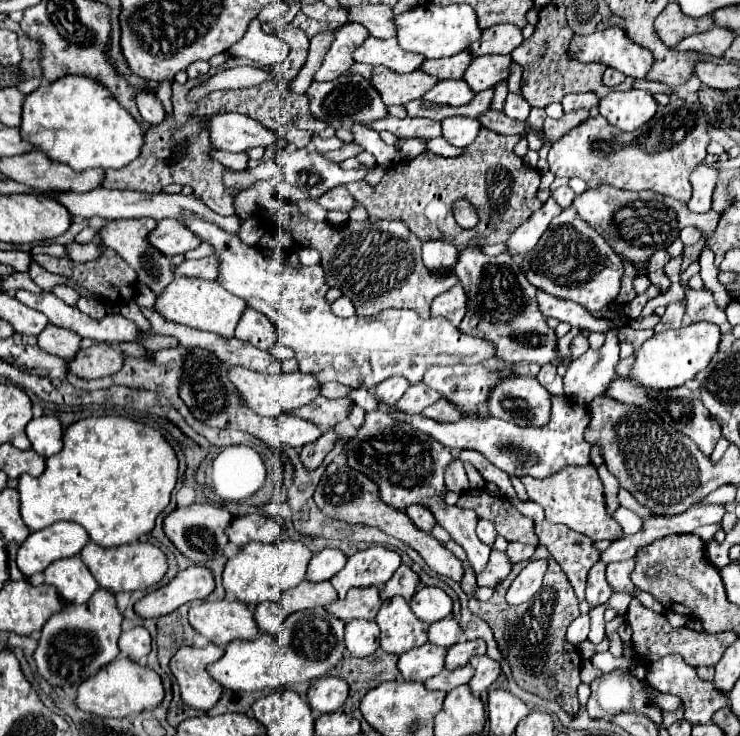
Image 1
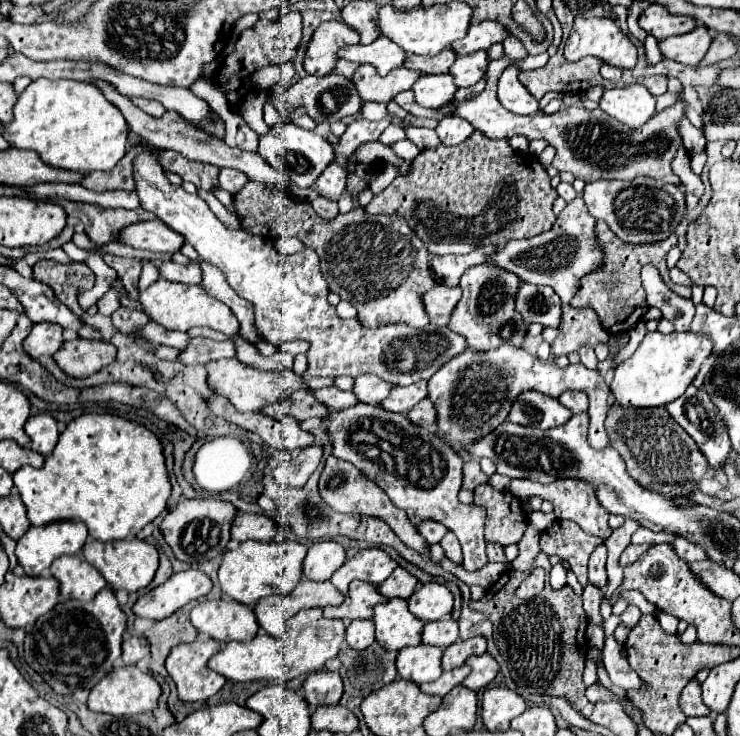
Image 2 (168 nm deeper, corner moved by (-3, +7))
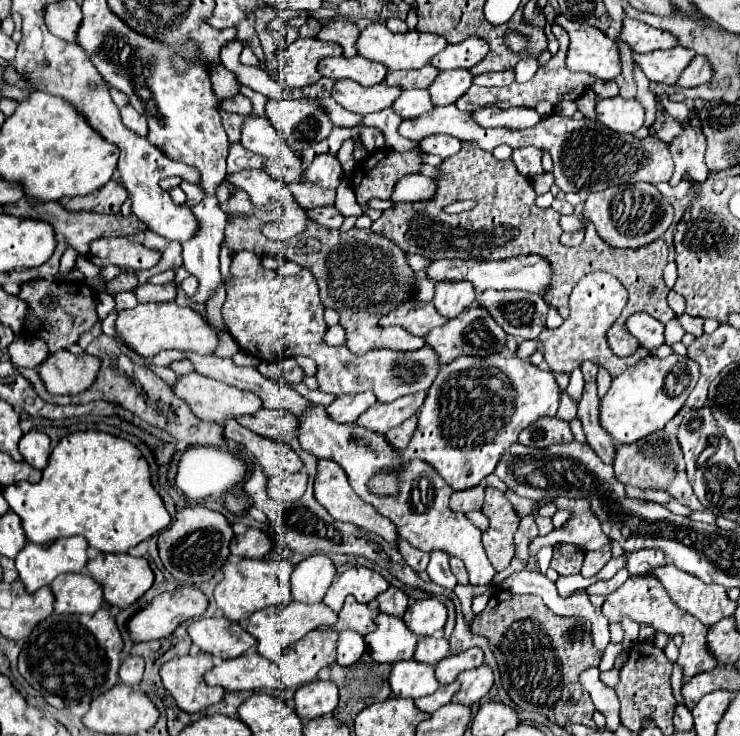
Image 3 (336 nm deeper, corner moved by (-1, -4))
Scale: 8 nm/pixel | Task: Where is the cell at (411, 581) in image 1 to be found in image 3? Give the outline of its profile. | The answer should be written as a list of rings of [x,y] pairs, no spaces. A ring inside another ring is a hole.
[[[390,586],[390,588],[388,588],[384,594],[380,594],[376,600],[378,600],[380,612],[392,614],[392,616],[398,616],[398,618],[402,618],[402,614],[404,614],[406,608],[408,608],[408,596],[406,596],[400,588],[394,588],[394,586]]]

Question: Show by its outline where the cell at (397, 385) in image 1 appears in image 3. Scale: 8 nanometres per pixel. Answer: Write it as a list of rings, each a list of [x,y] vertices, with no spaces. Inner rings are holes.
[[[360,392],[354,396],[342,396],[336,398],[326,406],[328,418],[340,424],[354,424],[354,420],[374,404],[374,392]]]

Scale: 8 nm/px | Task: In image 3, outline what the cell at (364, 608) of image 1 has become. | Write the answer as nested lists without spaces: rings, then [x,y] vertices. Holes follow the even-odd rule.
[[[348,596],[344,602],[344,608],[338,614],[338,622],[332,626],[332,630],[336,630],[336,632],[354,630],[354,632],[360,632],[362,636],[366,636],[366,634],[374,632],[376,616],[378,616],[378,608],[374,608],[370,604],[360,604],[352,596]]]

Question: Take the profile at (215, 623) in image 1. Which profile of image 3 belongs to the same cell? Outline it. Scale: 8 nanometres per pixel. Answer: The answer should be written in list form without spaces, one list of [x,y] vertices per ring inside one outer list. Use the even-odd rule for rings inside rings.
[[[224,616],[198,618],[190,622],[188,634],[202,652],[218,656],[222,660],[238,658],[256,646],[254,636],[250,636],[240,624],[234,624]]]

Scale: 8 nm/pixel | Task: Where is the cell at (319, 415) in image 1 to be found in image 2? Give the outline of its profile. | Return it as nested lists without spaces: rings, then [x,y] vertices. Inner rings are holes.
[[[302,389],[300,393],[296,393],[296,399],[288,401],[278,401],[276,405],[268,405],[268,409],[264,409],[262,413],[274,419],[282,419],[284,415],[294,415],[298,421],[306,421],[306,419],[326,419],[330,415],[328,407],[324,403],[320,403],[318,399],[314,399],[310,389]]]

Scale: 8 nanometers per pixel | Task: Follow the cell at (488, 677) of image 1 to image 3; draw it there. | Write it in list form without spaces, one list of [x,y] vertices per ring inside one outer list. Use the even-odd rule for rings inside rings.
[[[486,664],[478,666],[470,672],[462,672],[462,676],[458,676],[458,680],[462,686],[460,686],[460,692],[454,696],[454,702],[464,704],[464,706],[478,702],[482,696],[488,694],[488,690],[494,684],[492,670]]]

